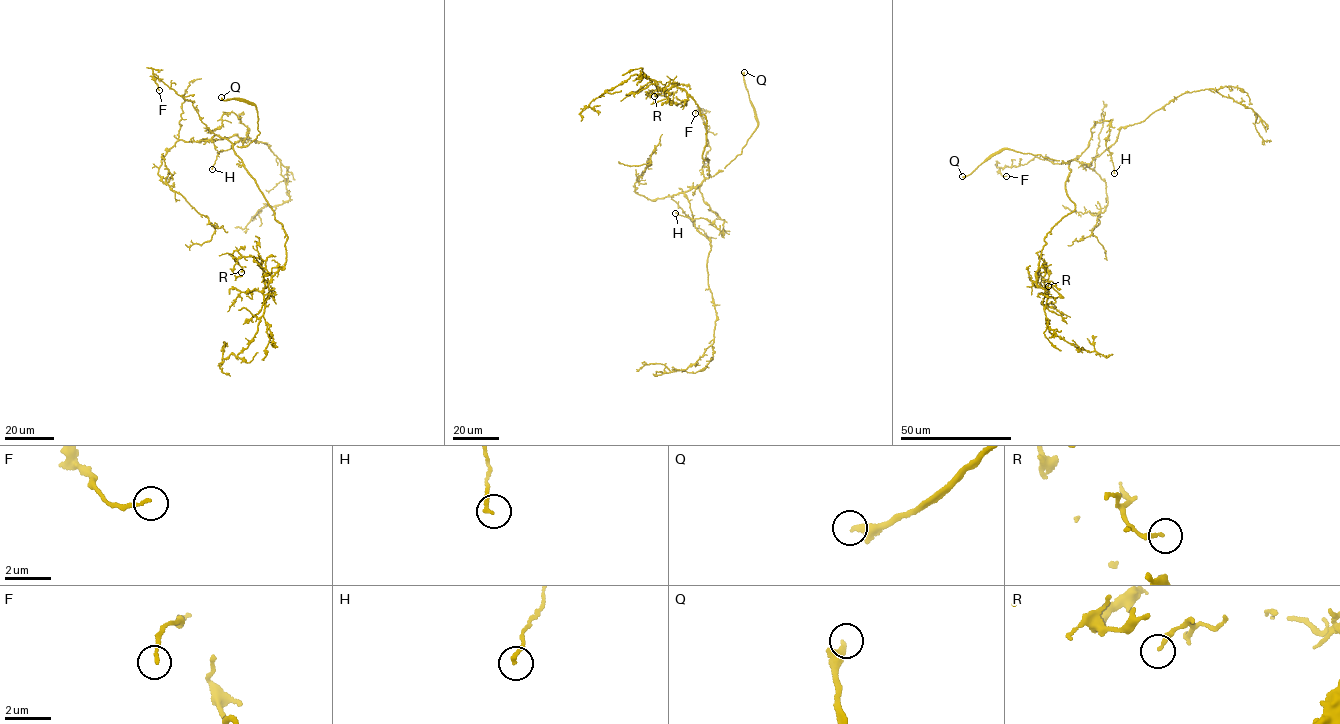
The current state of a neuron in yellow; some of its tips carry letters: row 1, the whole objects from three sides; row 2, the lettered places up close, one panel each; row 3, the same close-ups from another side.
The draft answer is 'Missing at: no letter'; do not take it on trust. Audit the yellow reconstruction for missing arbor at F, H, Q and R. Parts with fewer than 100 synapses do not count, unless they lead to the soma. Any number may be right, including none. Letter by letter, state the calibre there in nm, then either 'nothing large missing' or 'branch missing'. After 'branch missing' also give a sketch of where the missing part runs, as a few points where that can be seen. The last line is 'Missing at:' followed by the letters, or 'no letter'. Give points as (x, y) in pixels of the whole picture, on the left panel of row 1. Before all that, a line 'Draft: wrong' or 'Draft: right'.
Draft: wrong
F: 110 nm thick; nothing large missing
H: 150 nm thick; nothing large missing
Q: 300 nm thick; branch missing
R: 200 nm thick; nothing large missing
Missing at: Q

